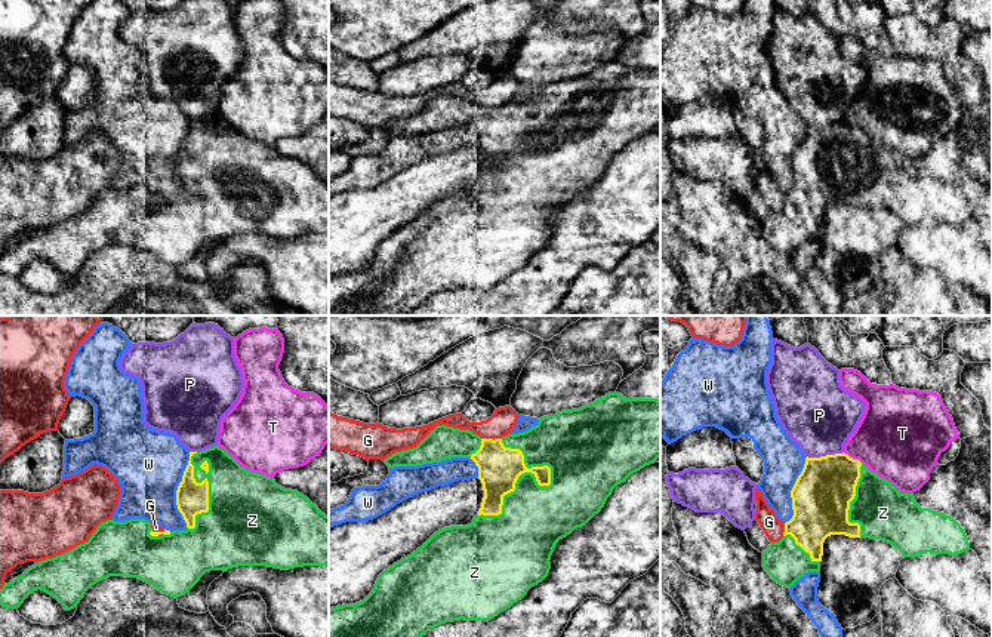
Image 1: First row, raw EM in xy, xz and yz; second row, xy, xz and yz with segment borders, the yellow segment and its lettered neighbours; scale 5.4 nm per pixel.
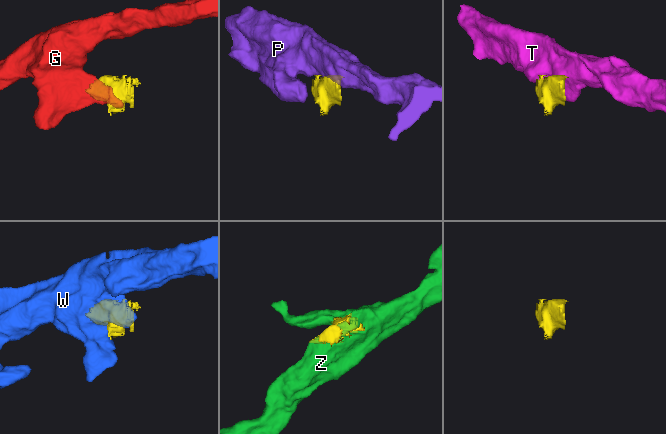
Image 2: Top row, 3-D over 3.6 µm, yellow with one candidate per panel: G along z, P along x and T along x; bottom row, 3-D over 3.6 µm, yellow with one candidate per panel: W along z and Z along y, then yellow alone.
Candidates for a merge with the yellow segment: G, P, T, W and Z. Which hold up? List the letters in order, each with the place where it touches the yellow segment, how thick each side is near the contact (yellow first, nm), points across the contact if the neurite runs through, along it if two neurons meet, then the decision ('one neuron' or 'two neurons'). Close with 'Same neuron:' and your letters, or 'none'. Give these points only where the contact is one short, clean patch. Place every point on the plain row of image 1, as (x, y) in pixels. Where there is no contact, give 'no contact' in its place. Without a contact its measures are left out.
G: xz (492, 107) | 240/140 nm | two neurons
P: yz (826, 123) | 320/400 nm | two neurons
T: yz (852, 126) | 320/420 nm | two neurons
W: xy (176, 159) | 180/380 nm | two neurons
Z: xz (515, 150) | 240/360 nm | one neuron
Same neuron: Z

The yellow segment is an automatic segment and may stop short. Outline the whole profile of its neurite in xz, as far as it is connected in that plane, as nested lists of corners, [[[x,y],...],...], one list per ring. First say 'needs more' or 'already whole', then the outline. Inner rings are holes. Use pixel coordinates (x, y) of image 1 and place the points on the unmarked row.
needs more | [[[609,61],[594,71],[579,77],[561,79],[555,83],[543,84],[534,95],[524,101],[508,102],[495,108],[481,107],[469,98],[437,93],[416,116],[395,120],[383,127],[383,130],[389,136],[418,135],[452,126],[469,126],[478,135],[478,147],[481,148],[484,159],[478,182],[468,194],[450,194],[435,200],[420,216],[383,239],[379,243],[373,259],[363,270],[329,277],[329,316],[409,316],[431,296],[441,292],[460,287],[489,289],[521,268],[532,255],[537,253],[548,244],[551,237],[549,228],[557,210],[570,203],[574,197],[585,194],[595,182],[598,182],[617,153],[660,126],[660,67],[626,67],[619,61]]]

